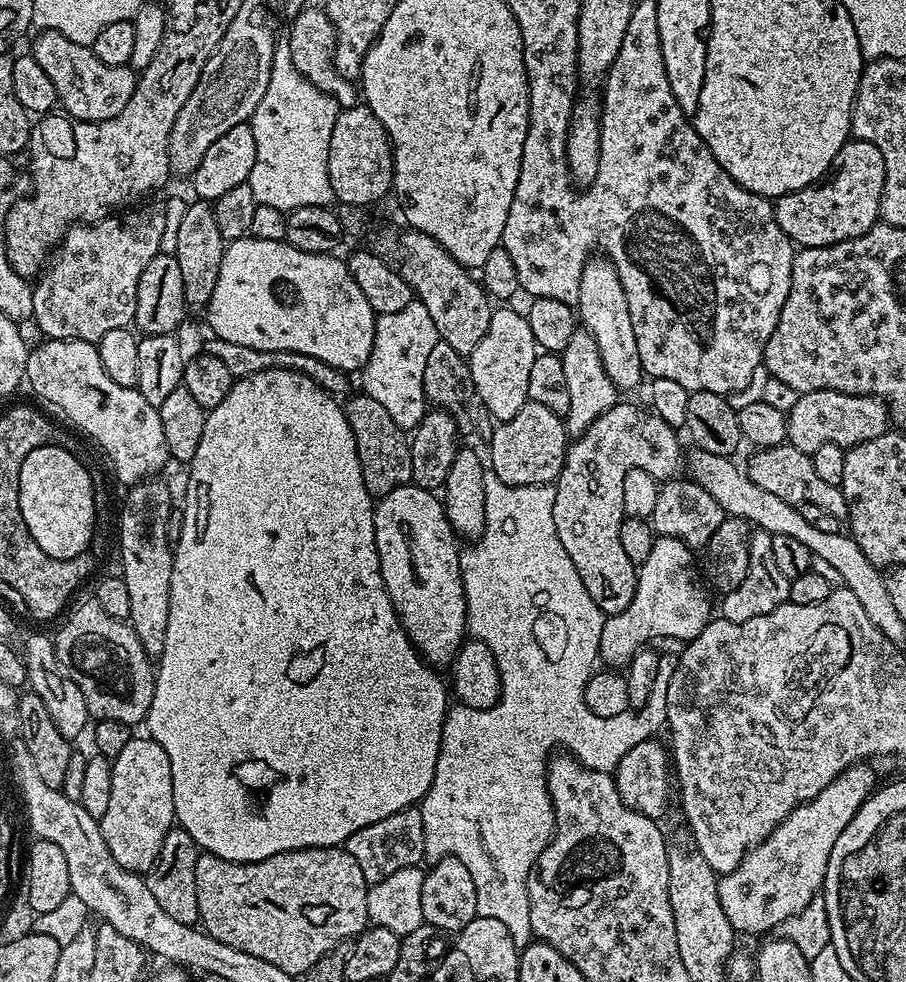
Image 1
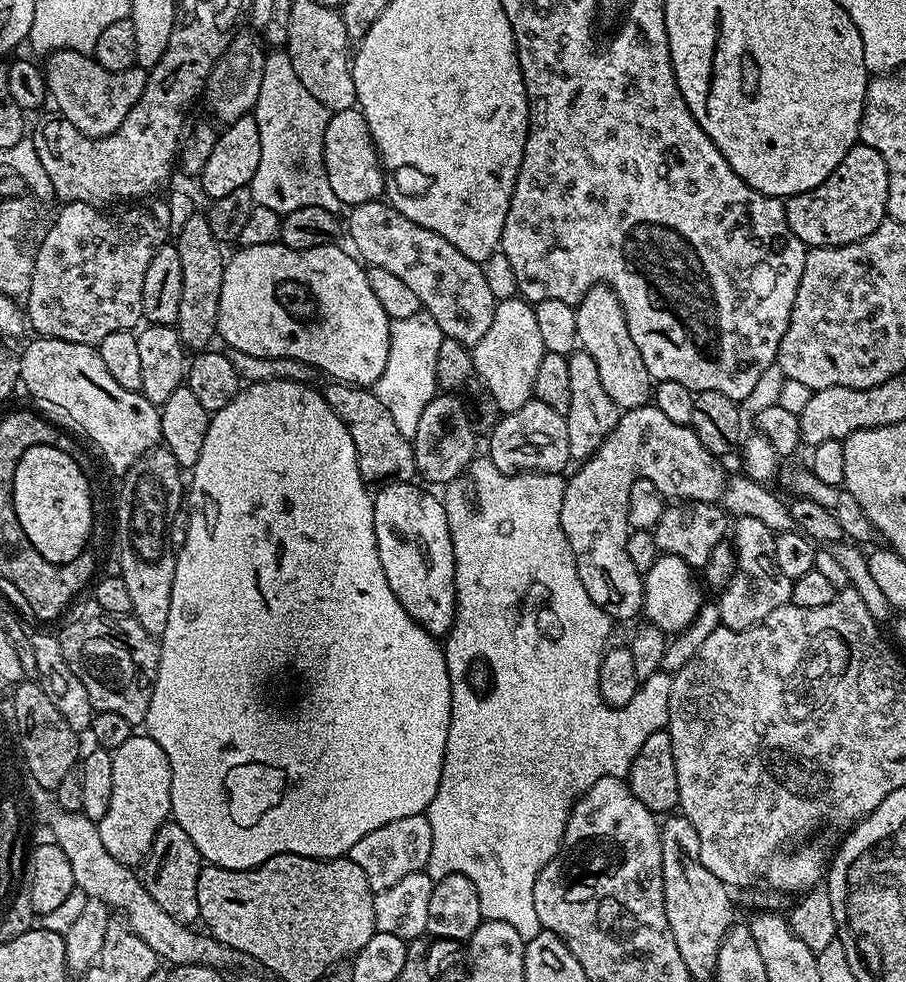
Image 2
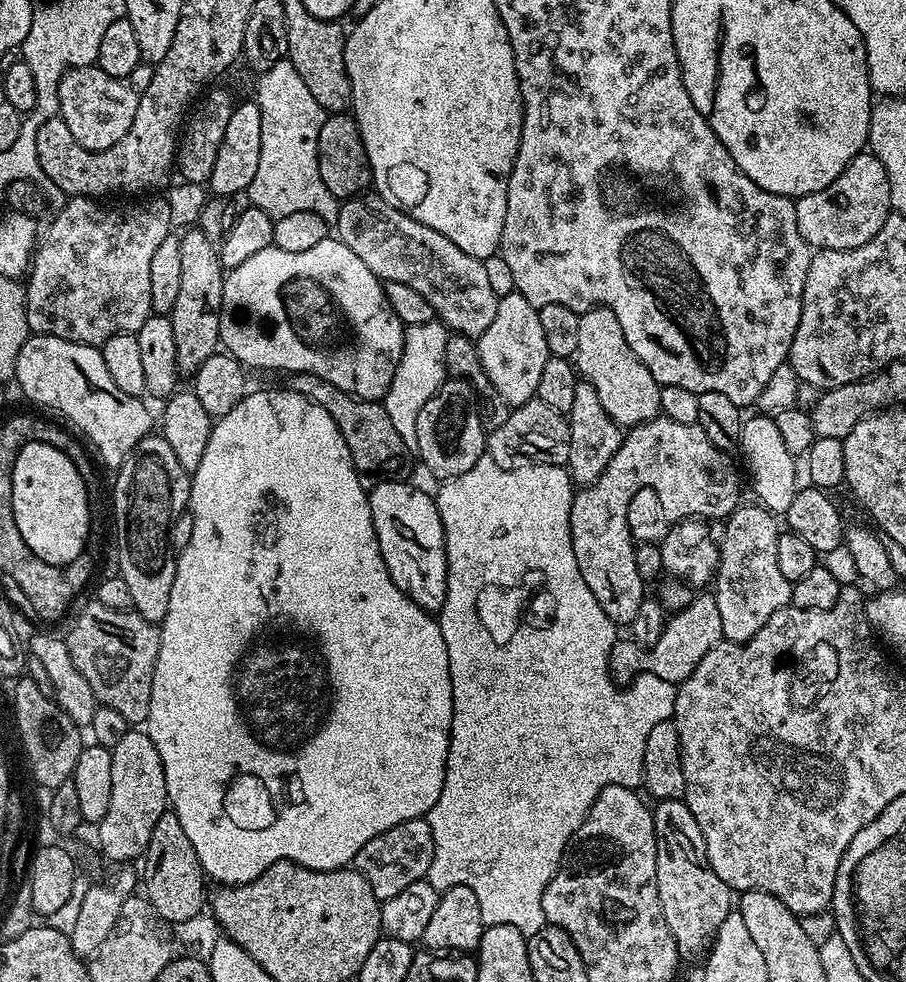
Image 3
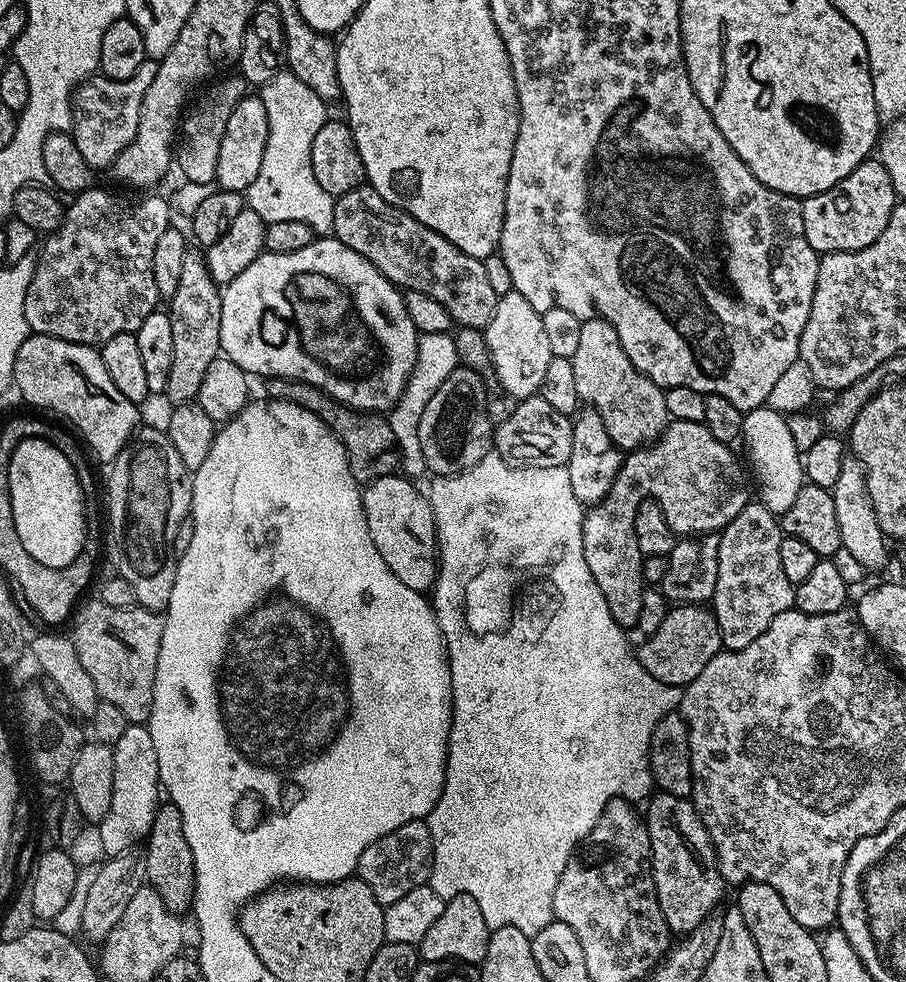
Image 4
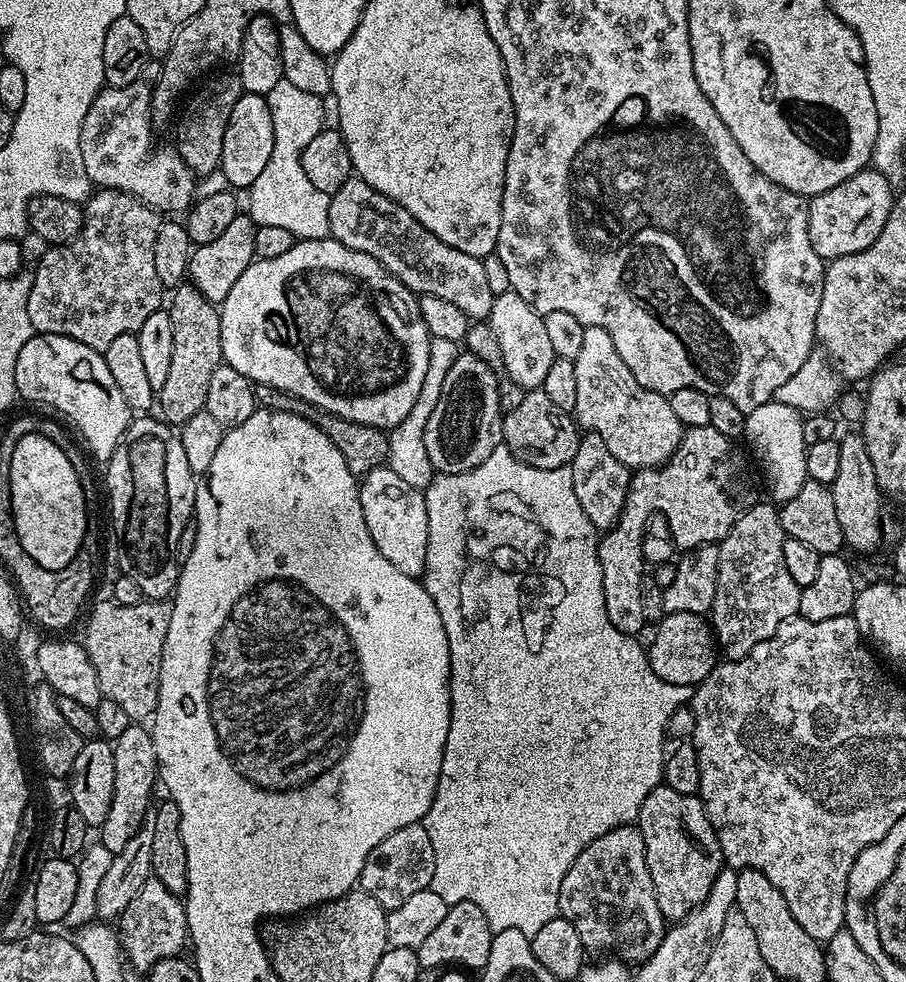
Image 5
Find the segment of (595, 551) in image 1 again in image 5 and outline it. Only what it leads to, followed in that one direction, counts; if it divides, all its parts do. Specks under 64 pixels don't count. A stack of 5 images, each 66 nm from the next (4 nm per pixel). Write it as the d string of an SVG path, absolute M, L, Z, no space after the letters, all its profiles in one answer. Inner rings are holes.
M707 424L706 426L687 429L680 438L680 446L677 448L676 453L673 454L665 464L661 464L658 468L641 468L631 477L631 484L625 496L625 504L622 506L621 516L617 518L616 524L613 525L611 529L605 531L603 535L599 537L596 546L596 557L600 559L600 565L602 566L602 590L606 598L606 618L610 618L610 623L614 625L614 630L622 630L622 634L626 634L627 636L639 637L641 635L640 631L646 628L646 621L642 614L642 582L646 578L646 563L643 558L642 544L644 533L647 530L648 520L651 519L655 513L662 514L666 517L673 542L677 549L682 552L697 548L704 544L720 543L724 537L727 536L728 531L732 529L734 522L738 522L738 518L742 518L742 514L748 509L750 502L757 499L756 488L752 485L752 476L748 473L748 462L750 464L750 460L747 455L745 456L746 457L736 449L733 441L727 440L725 436L718 434L718 430L714 430L711 424Z

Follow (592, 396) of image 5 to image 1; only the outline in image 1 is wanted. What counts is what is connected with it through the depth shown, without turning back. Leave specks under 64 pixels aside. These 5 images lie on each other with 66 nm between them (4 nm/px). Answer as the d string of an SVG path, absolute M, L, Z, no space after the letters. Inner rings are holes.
M607 258L589 259L582 272L582 282L578 290L578 320L598 344L602 364L616 387L620 390L636 388L640 379L645 379L644 367L640 365L638 342L634 338L634 322L630 322L630 306L626 302L626 290L618 278L616 268Z

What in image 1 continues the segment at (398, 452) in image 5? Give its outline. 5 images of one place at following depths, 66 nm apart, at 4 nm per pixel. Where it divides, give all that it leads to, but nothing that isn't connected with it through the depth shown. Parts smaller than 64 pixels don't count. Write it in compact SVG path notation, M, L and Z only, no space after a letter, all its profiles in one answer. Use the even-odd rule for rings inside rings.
M413 302L394 314L382 314L376 318L374 346L368 363L362 369L362 392L375 398L402 429L416 428L424 416L426 401L422 374L426 374L426 358L430 358L430 350L434 350L439 340L441 338L434 326L434 318L430 318L430 310L426 310L422 303Z

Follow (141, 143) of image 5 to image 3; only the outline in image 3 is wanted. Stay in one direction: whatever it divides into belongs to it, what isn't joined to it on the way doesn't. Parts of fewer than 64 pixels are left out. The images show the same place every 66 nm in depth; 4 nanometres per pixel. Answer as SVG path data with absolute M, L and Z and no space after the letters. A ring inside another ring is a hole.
M141 62L126 78L114 78L103 72L101 68L69 68L58 86L60 102L59 119L66 122L70 134L86 150L101 152L114 142L118 142L130 130L130 122L134 122L134 114L138 114L138 102L142 102L142 94L146 94L146 86L150 86L153 65Z

